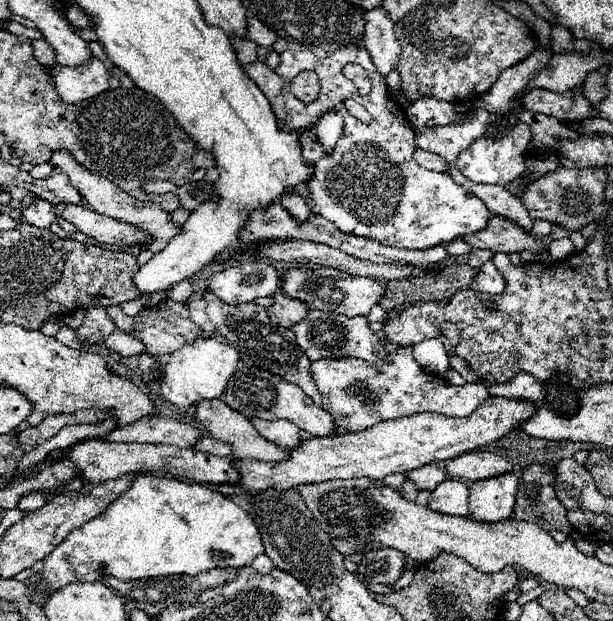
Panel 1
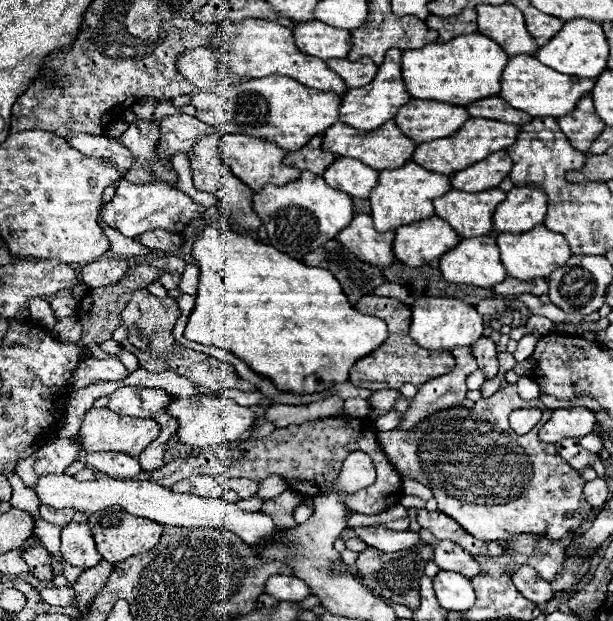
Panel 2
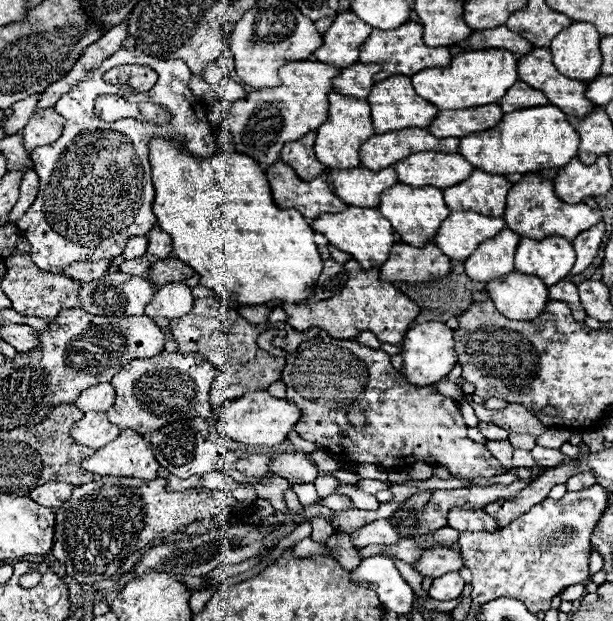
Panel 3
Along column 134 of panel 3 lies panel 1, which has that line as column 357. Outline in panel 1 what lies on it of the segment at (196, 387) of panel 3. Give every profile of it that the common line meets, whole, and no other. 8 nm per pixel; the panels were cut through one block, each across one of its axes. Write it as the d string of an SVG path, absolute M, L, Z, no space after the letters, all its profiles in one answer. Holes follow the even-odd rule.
M400 346L384 360L374 364L356 358L322 358L312 362L310 372L322 396L322 406L334 416L342 430L360 432L378 422L404 418L420 412L438 412L452 418L470 416L486 398L488 390L482 384L468 382L466 386L450 386L442 378L428 374L414 358L412 346Z

